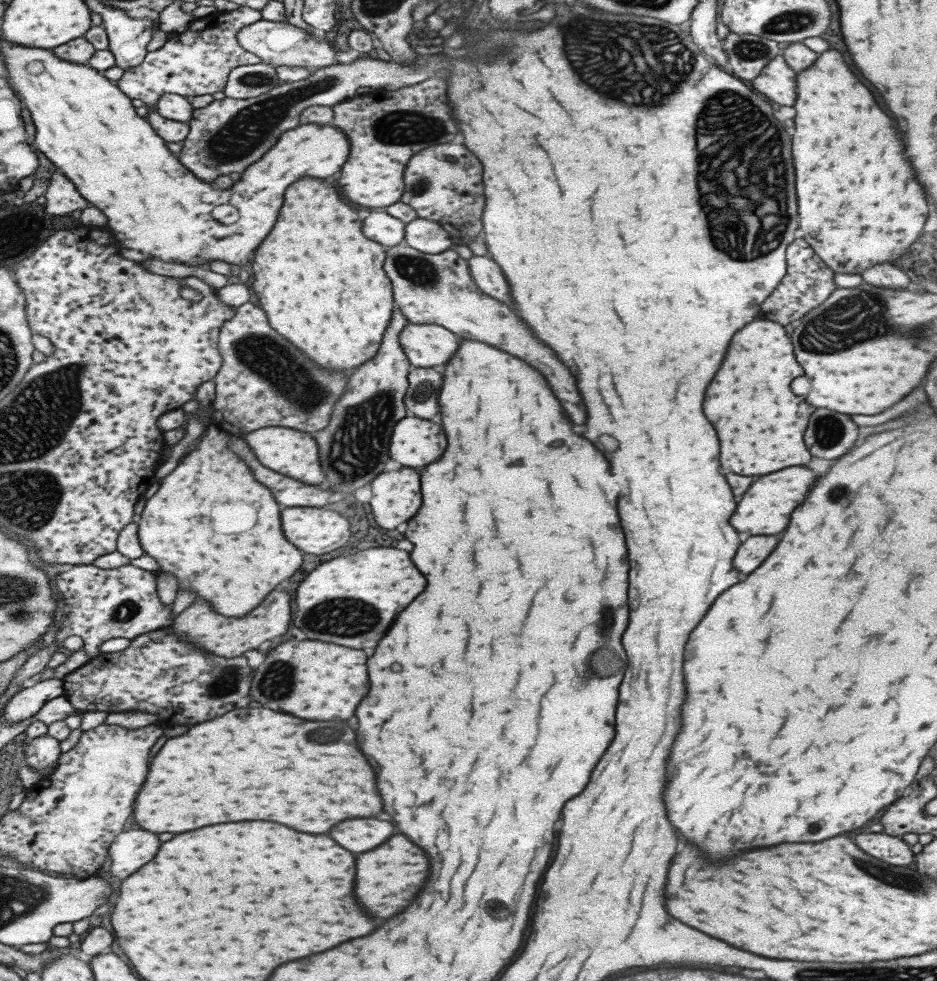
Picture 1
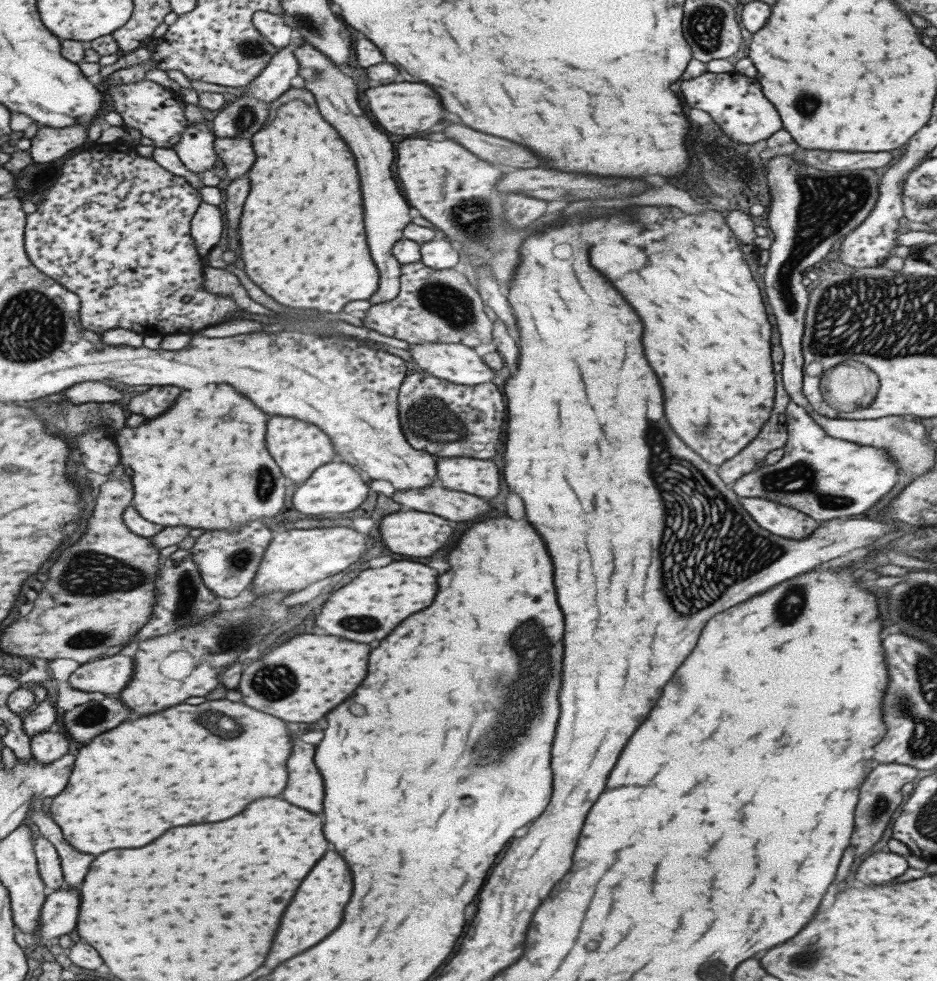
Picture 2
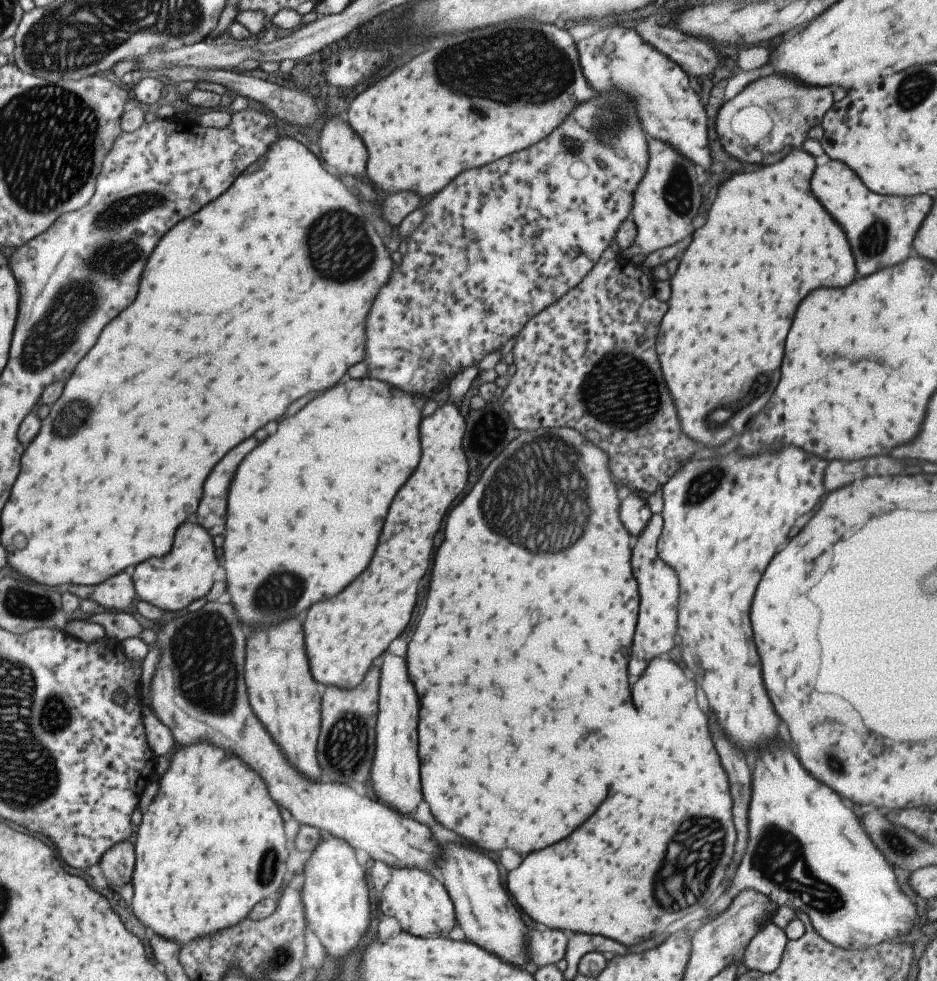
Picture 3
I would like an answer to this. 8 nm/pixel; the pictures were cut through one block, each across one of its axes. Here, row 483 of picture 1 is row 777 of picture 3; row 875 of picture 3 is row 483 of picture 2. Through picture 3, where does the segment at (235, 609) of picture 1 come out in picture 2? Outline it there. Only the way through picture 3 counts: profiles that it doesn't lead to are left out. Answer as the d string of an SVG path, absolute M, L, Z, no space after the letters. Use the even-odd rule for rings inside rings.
M205 386L181 390L179 400L147 424L115 431L119 463L131 468L132 507L147 522L161 527L187 526L189 530L237 532L253 520L275 516L283 506L285 480L265 450L265 422L267 416L229 386Z

